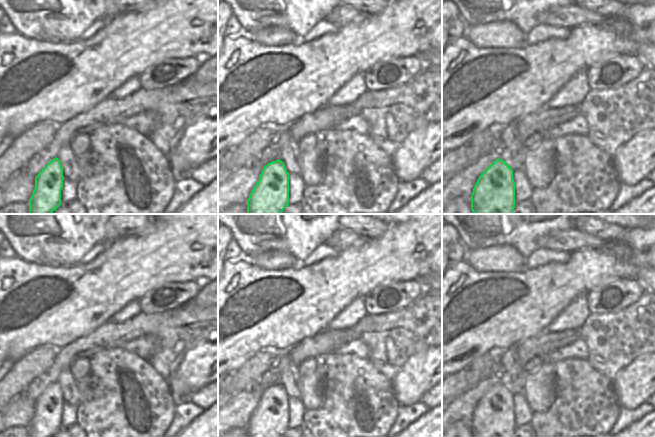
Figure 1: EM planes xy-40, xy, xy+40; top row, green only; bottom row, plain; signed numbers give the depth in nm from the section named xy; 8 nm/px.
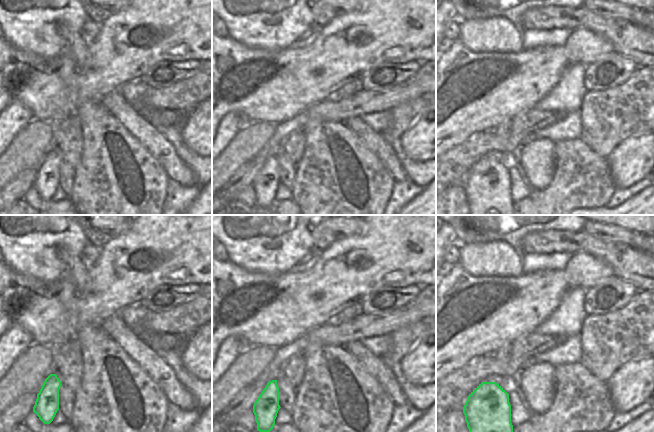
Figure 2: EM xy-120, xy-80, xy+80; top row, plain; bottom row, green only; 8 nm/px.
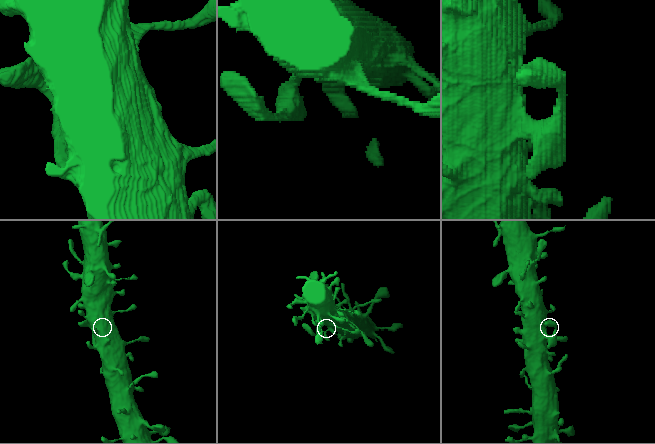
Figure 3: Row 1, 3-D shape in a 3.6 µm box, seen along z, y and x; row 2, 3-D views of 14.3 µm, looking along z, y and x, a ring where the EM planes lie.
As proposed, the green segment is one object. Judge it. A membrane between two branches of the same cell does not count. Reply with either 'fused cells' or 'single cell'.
single cell

